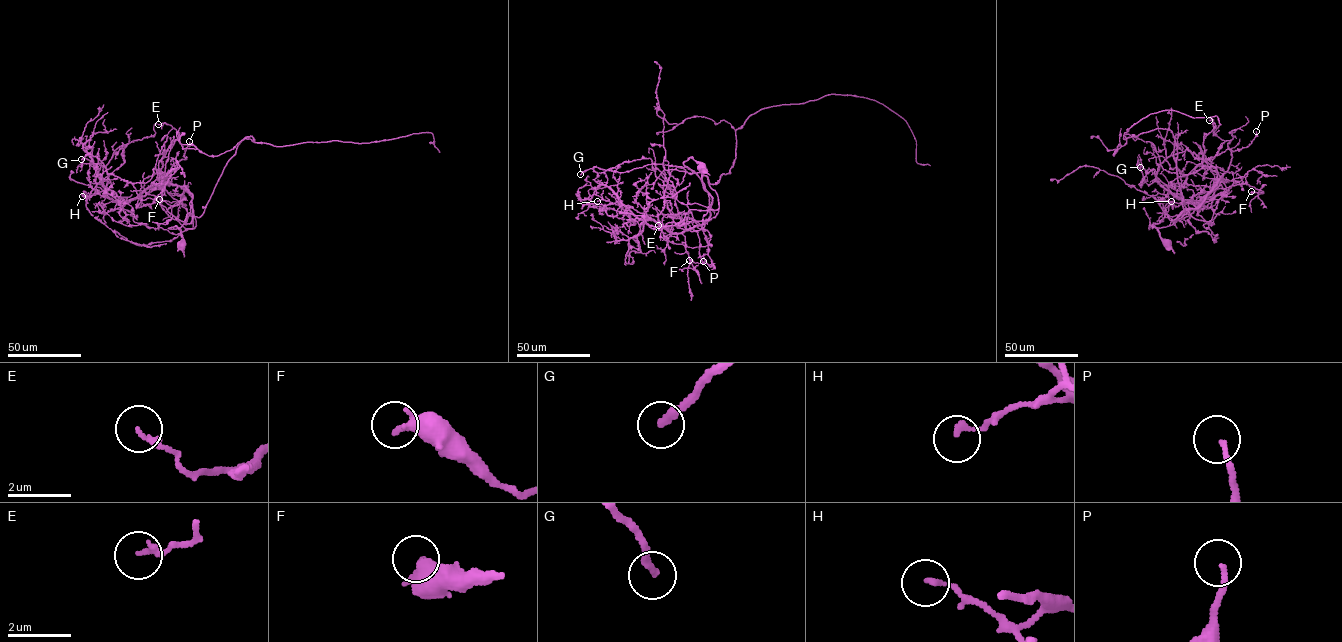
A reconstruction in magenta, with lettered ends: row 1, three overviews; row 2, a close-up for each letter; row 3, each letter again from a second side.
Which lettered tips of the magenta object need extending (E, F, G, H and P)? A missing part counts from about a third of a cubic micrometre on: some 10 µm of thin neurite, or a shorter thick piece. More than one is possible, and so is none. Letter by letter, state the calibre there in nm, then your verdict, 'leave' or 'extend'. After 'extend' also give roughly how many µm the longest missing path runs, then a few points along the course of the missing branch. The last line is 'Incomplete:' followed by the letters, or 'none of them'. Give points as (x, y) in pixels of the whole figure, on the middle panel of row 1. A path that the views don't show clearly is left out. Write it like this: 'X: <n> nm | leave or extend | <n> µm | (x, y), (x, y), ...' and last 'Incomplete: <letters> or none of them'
E: 200 nm | leave
F: 400 nm | leave
G: 240 nm | leave
H: 160 nm | leave
P: 160 nm | leave
Incomplete: none of them

